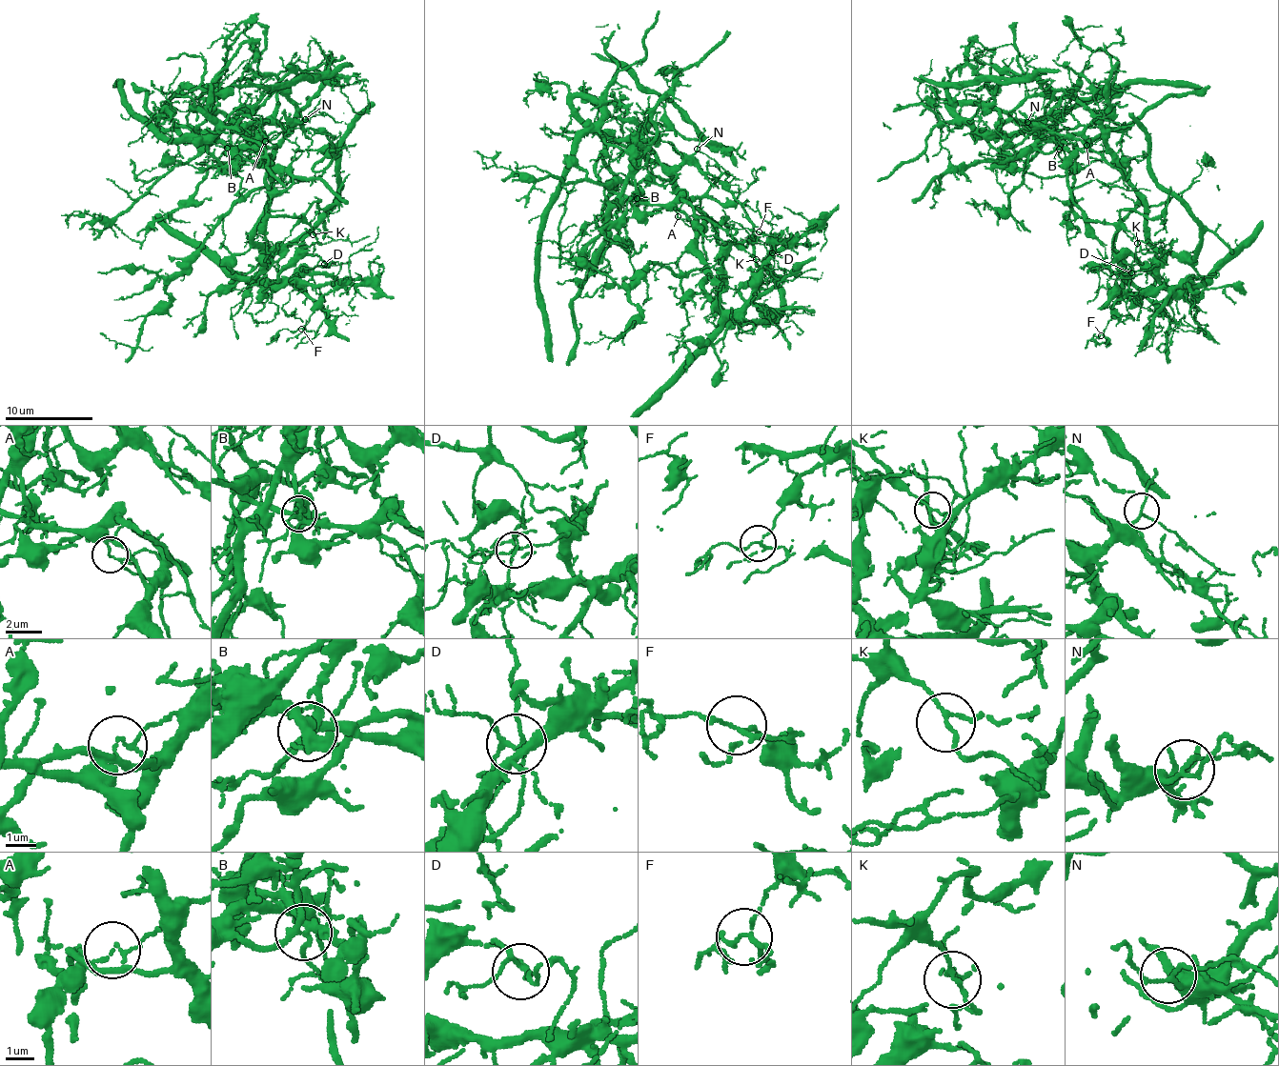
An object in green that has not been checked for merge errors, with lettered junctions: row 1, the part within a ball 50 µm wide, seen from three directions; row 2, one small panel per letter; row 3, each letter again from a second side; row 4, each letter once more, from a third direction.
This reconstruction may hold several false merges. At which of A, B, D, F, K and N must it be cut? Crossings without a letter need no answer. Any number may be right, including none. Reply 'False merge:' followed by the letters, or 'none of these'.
False merge: A, B, K

